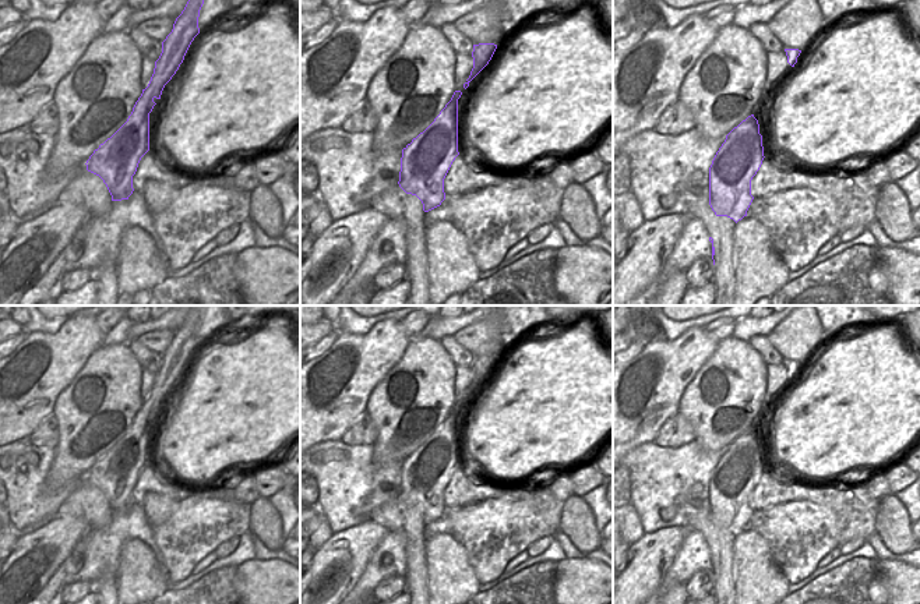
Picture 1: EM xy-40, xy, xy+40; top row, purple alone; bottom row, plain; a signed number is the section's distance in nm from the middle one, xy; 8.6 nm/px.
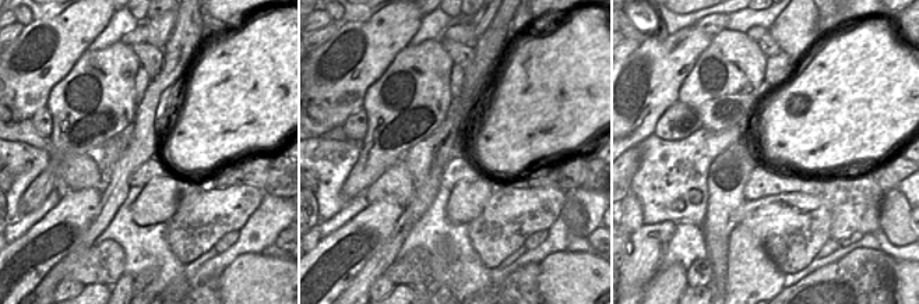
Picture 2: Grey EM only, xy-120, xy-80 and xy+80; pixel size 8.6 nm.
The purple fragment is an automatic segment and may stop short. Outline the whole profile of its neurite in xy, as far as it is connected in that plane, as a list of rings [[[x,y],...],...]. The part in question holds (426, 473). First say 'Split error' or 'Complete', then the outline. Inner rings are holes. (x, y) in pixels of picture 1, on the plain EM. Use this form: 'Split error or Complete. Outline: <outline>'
Complete. Outline: [[[455,403],[451,413],[434,431],[434,434],[402,462],[399,499],[406,505],[416,508],[423,523],[429,524],[441,518],[445,512],[444,491],[459,467],[458,465],[458,412],[462,405]]]

